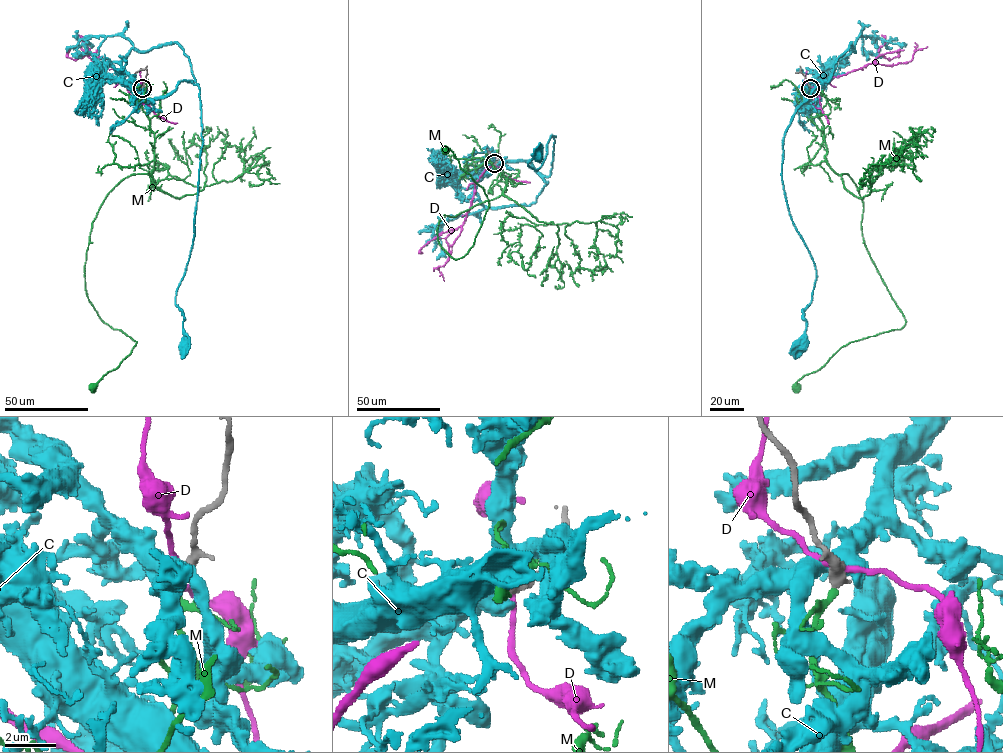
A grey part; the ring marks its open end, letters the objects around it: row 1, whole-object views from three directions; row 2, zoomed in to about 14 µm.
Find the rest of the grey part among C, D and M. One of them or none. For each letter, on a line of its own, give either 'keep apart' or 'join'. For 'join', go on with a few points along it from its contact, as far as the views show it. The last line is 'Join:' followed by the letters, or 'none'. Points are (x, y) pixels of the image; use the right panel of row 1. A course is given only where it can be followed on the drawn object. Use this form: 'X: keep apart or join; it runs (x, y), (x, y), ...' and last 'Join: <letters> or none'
C: keep apart
D: keep apart
M: join; it runs (810, 88), (826, 163), (855, 184), (864, 244), (906, 323), (842, 346), (795, 388)
Join: M

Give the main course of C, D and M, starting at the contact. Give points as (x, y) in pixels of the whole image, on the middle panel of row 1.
C: (494, 163), (490, 151), (495, 160), (529, 161), (548, 176), (555, 136), (534, 169), (527, 163), (538, 155)
D: (495, 163), (503, 173), (491, 165), (475, 184), (448, 260), (437, 268), (444, 281)
M: (495, 163), (507, 177), (503, 193), (439, 221), (439, 244), (455, 259), (473, 245), (489, 202), (444, 149)

